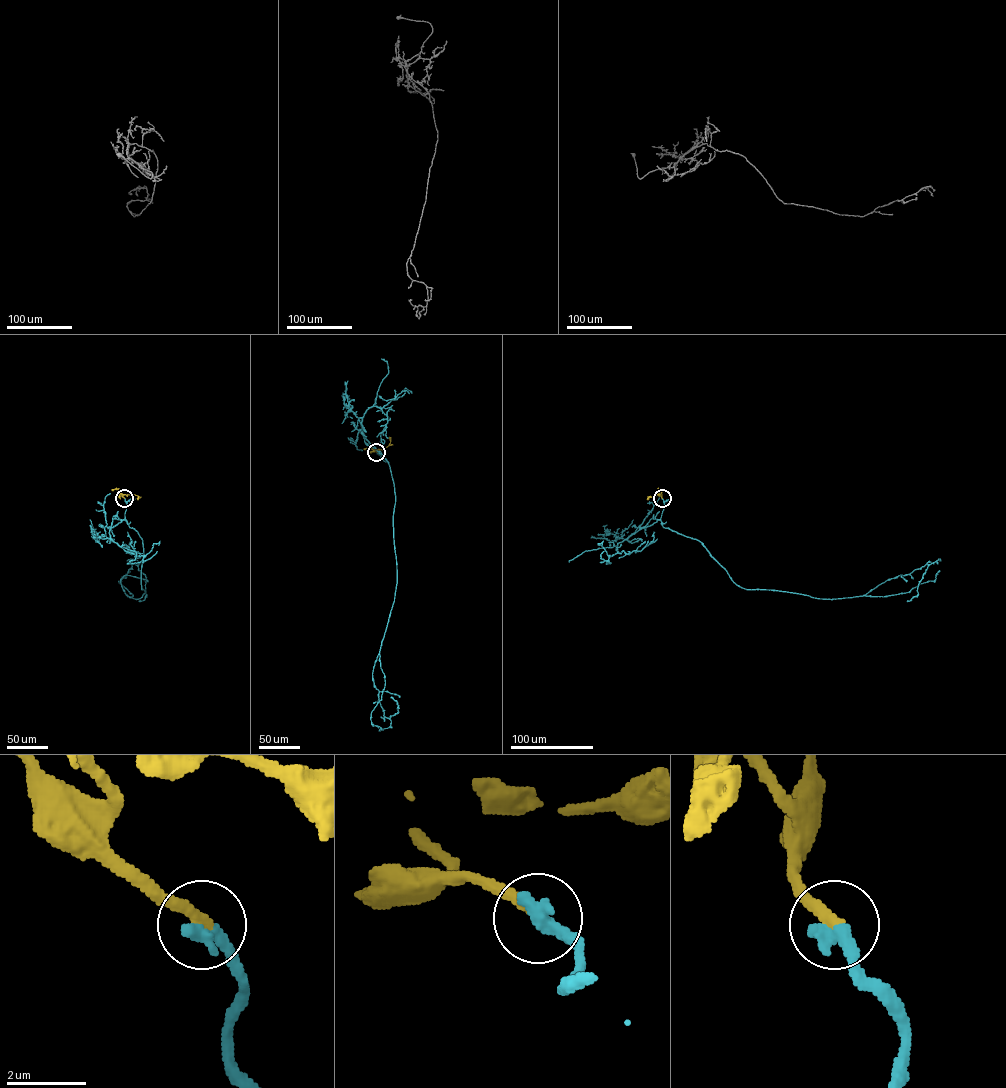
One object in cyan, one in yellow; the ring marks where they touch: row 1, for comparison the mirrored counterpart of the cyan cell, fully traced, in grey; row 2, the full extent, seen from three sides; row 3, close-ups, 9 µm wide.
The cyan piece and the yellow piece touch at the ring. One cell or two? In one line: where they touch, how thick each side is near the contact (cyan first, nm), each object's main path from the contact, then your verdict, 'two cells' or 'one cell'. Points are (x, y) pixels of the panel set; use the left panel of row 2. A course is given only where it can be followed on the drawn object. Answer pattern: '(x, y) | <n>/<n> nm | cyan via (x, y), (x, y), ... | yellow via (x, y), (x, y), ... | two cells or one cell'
(124, 498) | 480/340 nm | cyan via (124, 498), (125, 518), (142, 541), (145, 592), (130, 597), (120, 582), (136, 565), (146, 580), (138, 601) | yellow via (124, 498), (122, 494), (137, 495), (137, 499) | one cell

